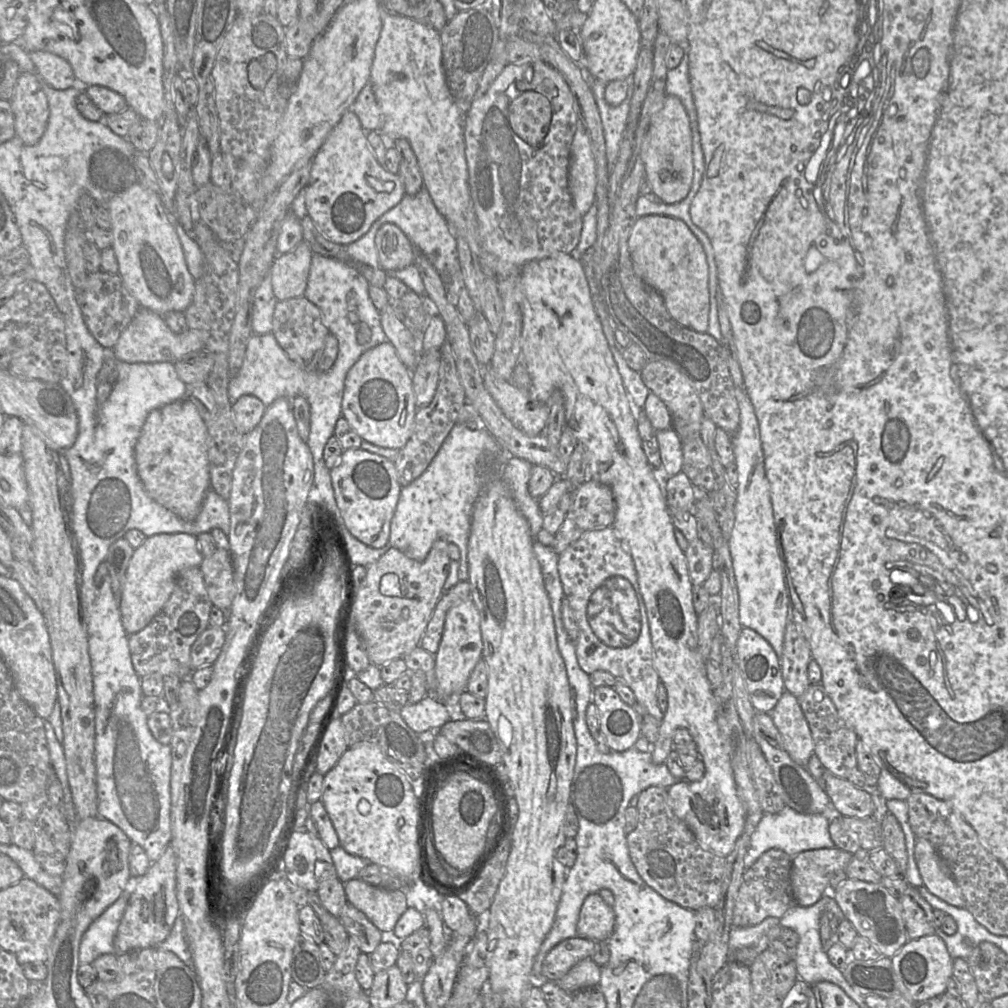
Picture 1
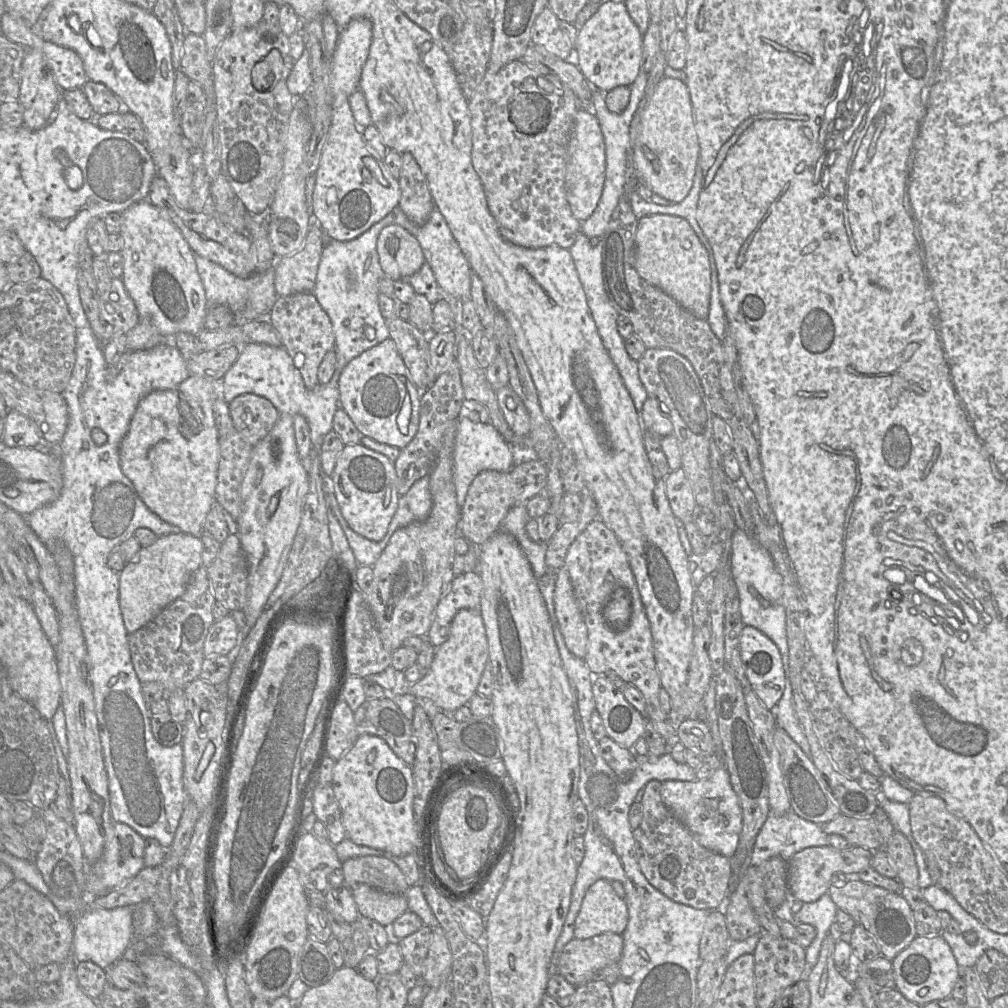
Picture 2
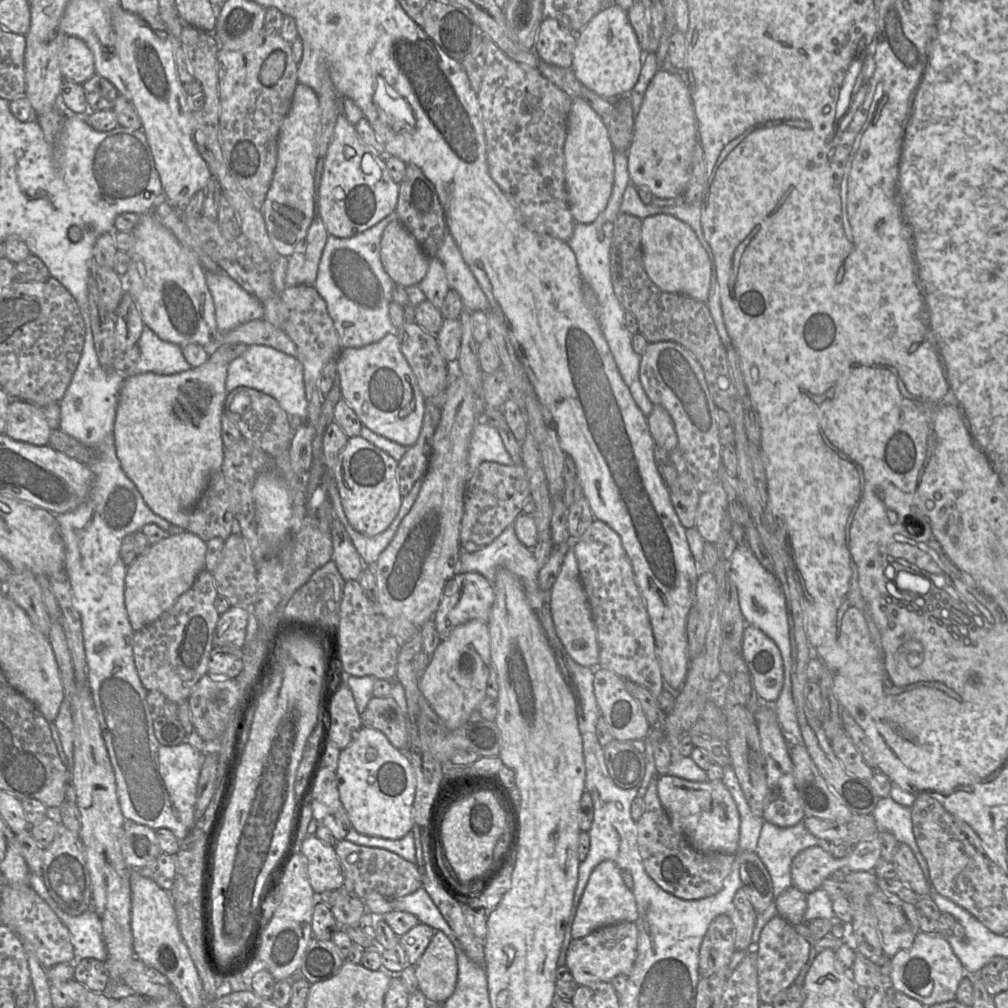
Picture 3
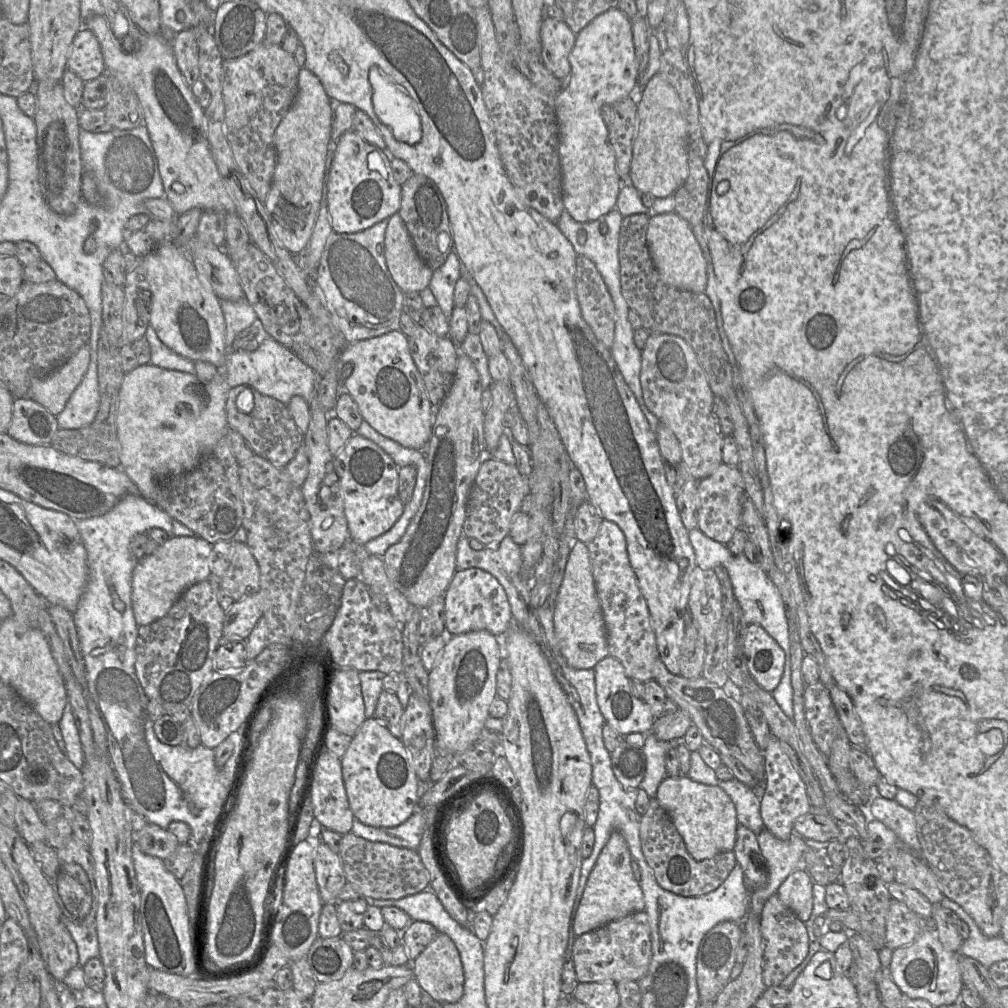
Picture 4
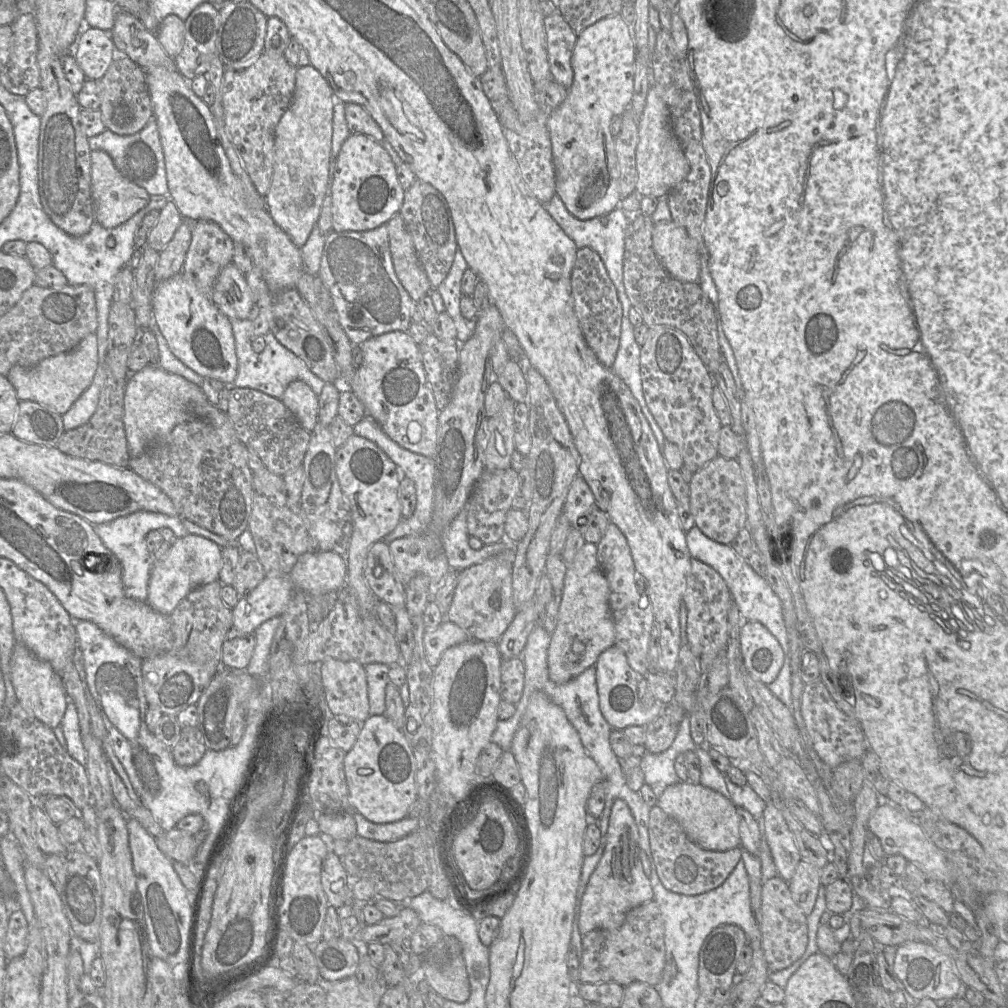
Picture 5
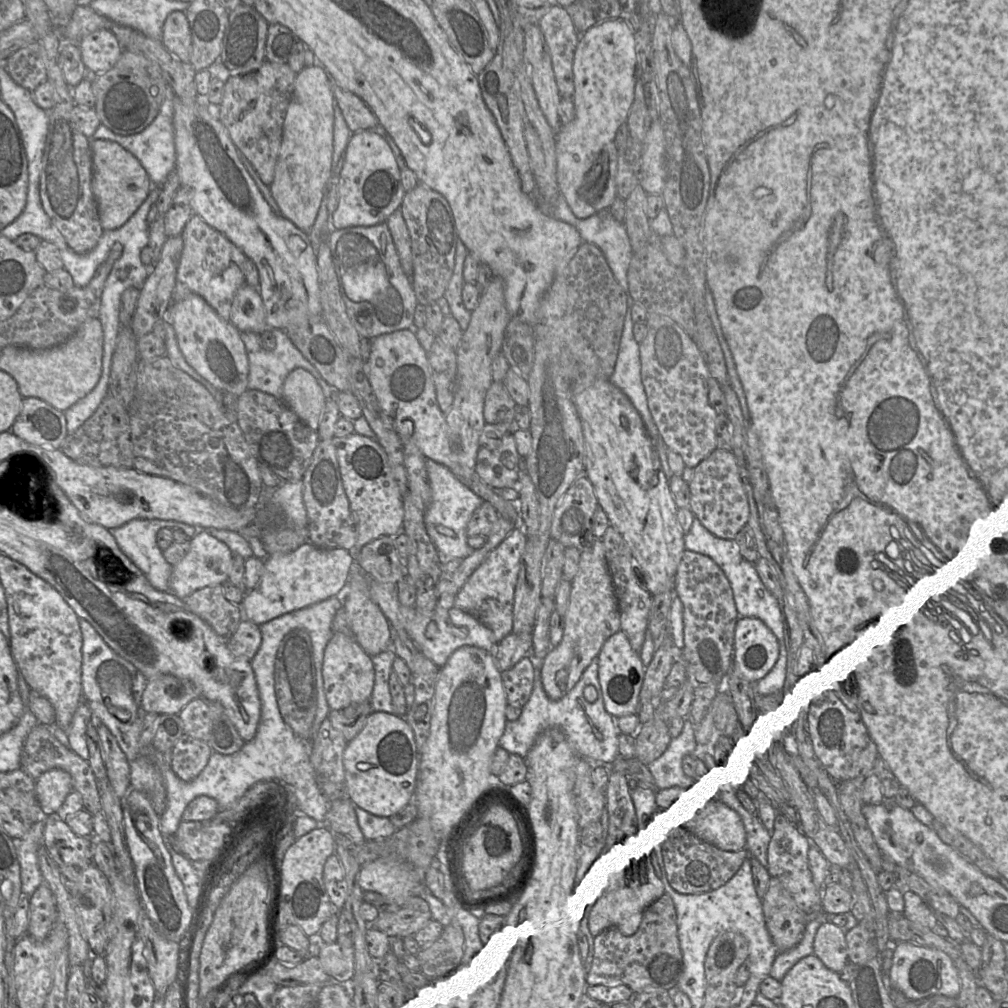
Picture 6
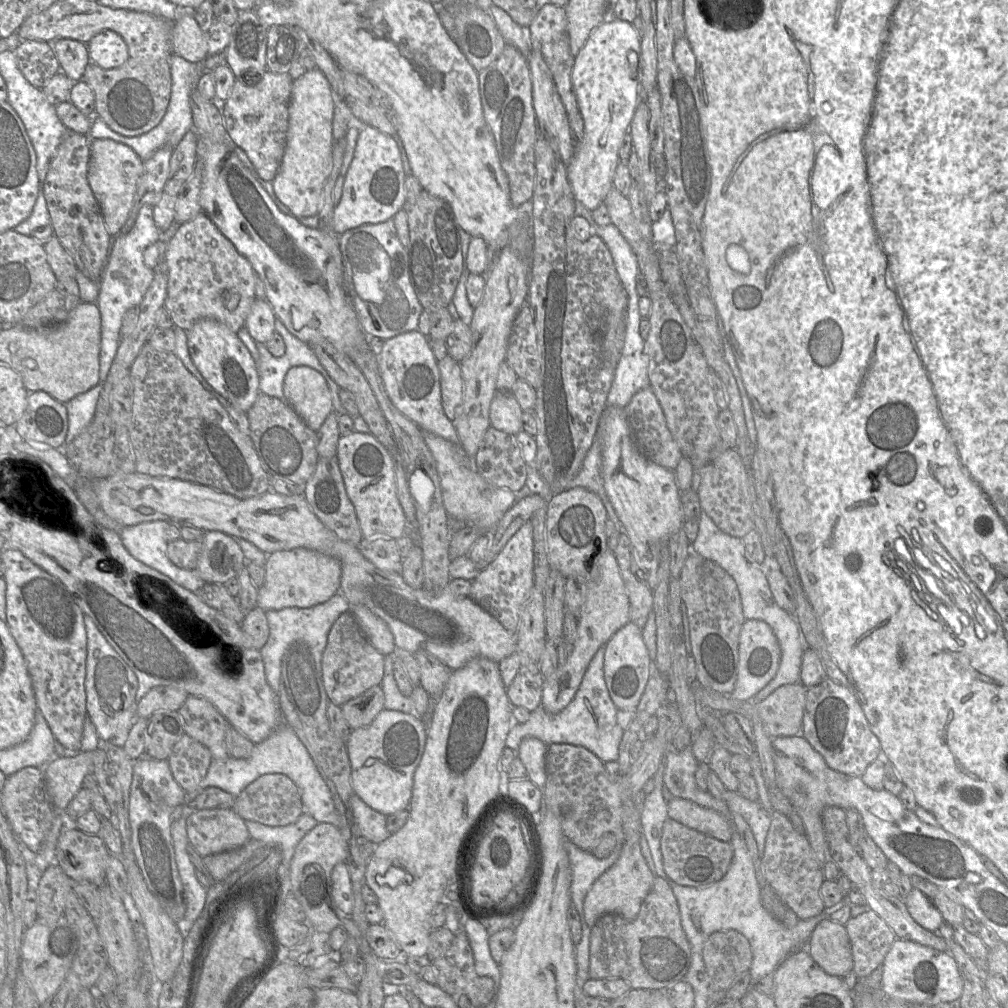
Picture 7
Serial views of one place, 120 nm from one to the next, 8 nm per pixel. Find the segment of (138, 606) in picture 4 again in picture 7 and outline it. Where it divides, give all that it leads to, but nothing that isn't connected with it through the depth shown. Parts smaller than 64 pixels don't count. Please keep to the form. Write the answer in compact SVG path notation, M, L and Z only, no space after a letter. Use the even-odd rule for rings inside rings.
M207 531L202 537L202 550L198 558L196 571L205 583L224 584L237 577L246 566L246 559L236 539L220 531Z

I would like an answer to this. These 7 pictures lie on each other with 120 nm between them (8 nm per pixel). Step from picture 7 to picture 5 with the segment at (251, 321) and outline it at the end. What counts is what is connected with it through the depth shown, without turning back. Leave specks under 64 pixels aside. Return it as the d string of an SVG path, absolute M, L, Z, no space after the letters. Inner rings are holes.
M233 263L217 277L210 299L229 319L251 319L255 304L245 276Z

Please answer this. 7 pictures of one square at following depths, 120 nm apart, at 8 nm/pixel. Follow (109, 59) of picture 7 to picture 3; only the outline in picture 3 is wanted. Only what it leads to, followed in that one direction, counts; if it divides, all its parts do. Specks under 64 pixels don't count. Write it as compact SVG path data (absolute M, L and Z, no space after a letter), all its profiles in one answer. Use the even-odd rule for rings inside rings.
M77 37L66 38L59 63L64 81L83 85L95 75L94 56L85 42Z

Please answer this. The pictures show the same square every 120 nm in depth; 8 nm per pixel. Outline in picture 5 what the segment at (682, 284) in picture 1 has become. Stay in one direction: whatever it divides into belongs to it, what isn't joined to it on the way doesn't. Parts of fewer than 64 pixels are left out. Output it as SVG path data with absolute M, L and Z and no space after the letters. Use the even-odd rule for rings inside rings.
M673 221L654 223L652 242L660 262L673 277L699 283L699 251L682 226Z

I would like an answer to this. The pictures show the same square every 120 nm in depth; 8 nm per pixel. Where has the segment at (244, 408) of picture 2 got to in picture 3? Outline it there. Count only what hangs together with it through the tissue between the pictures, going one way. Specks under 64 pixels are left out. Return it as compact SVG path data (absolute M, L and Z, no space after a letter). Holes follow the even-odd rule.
M248 387L246 389L235 388L227 394L225 414L233 421L243 438L253 443L271 458L276 458L288 450L294 430L290 426L289 415L273 397ZM236 395L249 395L251 399L249 407L243 413L231 412L230 405Z

